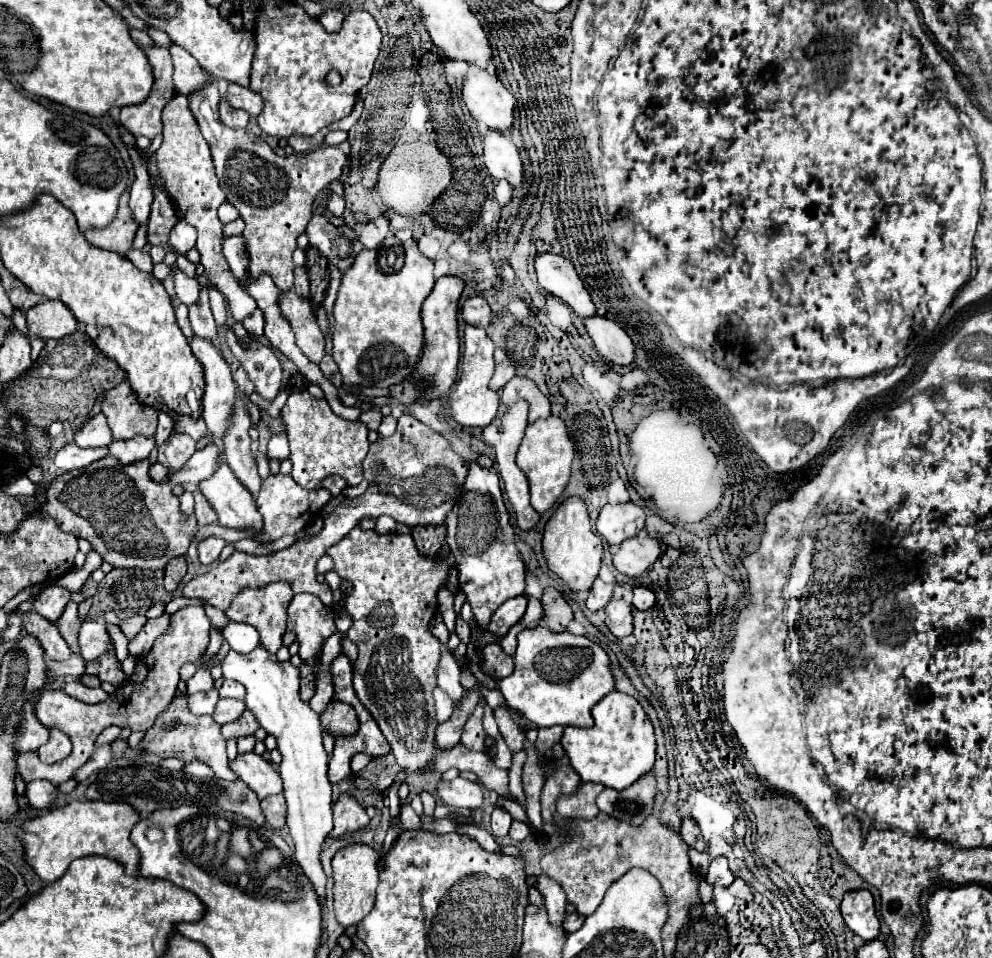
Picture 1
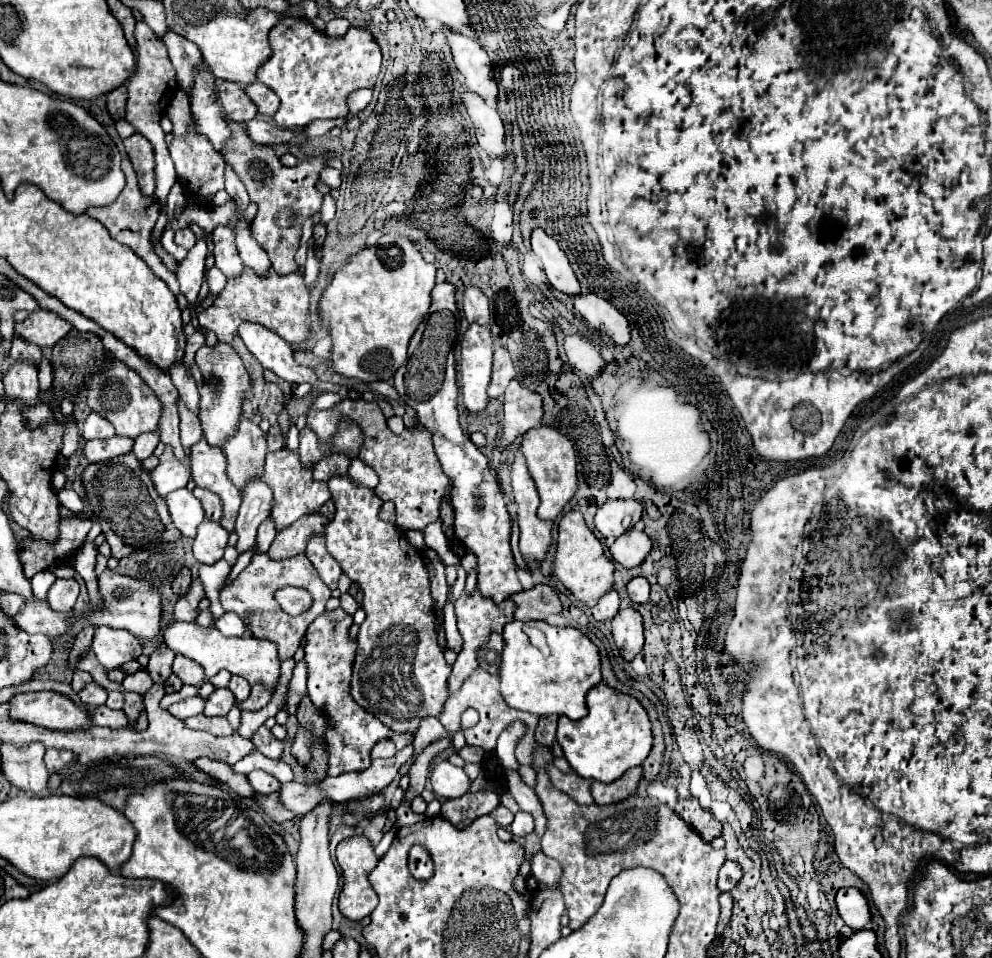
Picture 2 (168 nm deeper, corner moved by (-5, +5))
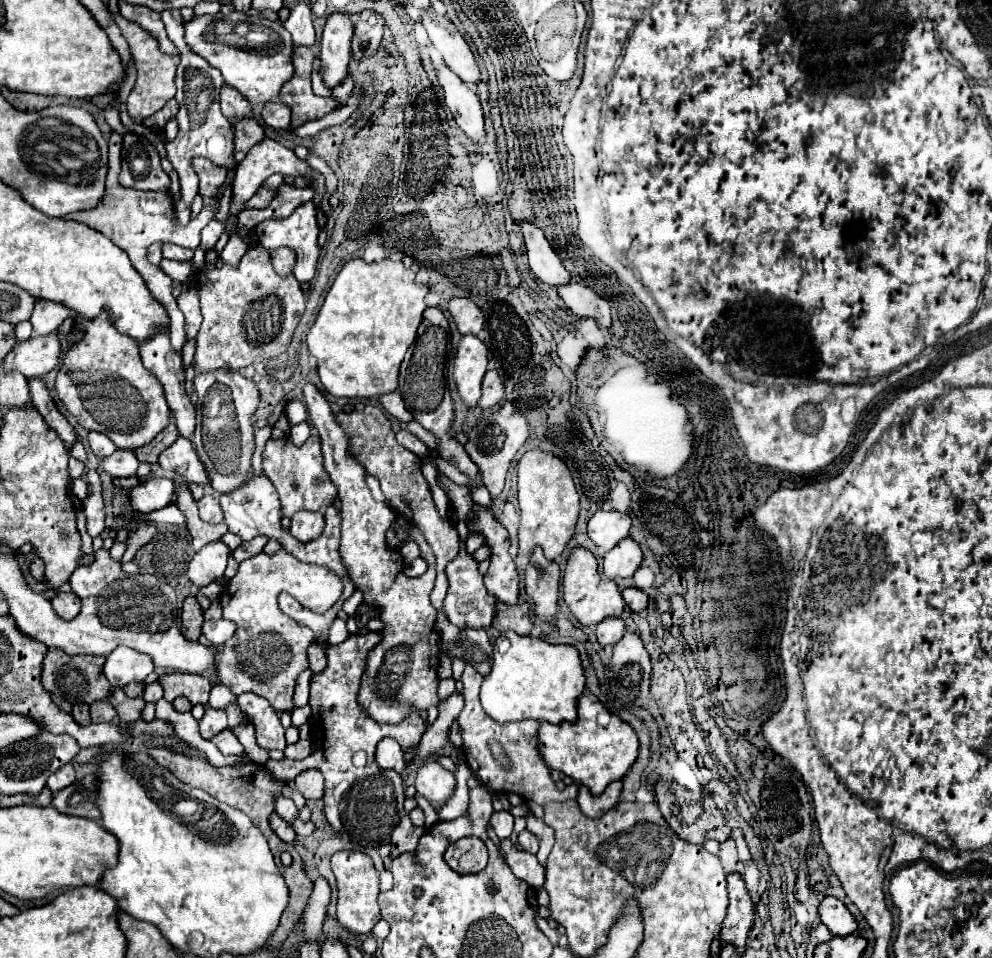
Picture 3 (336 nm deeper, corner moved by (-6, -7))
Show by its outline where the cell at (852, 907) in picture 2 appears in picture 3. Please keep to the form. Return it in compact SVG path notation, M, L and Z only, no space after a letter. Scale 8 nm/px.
M823 898L821 906L819 906L819 914L821 914L821 922L835 934L835 936L849 936L853 932L857 932L857 920L853 918L853 914L847 910L847 906L837 900L837 898Z

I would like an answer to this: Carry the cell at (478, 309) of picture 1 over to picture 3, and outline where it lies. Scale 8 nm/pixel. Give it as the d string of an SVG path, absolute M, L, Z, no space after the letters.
M451 298L449 300L449 312L457 322L457 328L461 334L479 334L483 330L483 312L479 306L473 306L473 300L469 298Z

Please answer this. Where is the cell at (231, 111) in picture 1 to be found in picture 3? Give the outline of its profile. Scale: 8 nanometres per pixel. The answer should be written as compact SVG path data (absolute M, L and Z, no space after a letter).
M223 86L223 92L221 92L221 110L227 118L231 120L241 120L241 118L247 118L253 114L253 108L251 104L231 86Z

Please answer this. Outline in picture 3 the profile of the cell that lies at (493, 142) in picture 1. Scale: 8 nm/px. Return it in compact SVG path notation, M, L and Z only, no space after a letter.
M437 68L439 84L445 90L445 102L453 112L459 128L475 142L481 144L485 140L485 118L477 92L461 82L451 70Z

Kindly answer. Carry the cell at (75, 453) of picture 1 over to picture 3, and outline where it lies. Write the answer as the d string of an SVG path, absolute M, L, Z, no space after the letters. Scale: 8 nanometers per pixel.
M115 450L111 456L101 458L101 470L111 474L113 478L119 476L135 476L139 460L133 450Z

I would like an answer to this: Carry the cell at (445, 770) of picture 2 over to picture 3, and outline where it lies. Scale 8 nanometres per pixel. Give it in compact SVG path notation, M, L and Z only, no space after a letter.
M427 762L417 772L415 788L433 804L445 804L455 792L455 776L439 762Z

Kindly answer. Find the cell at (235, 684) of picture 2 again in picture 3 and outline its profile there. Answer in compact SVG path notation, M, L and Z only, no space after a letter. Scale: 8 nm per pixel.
M241 694L237 698L237 706L241 712L255 724L257 730L257 744L265 750L285 750L285 730L279 722L277 712L271 708L271 704L257 696L257 694Z

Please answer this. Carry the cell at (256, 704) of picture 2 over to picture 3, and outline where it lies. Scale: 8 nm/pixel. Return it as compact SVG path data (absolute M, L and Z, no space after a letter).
M283 548L275 554L259 552L251 556L249 560L243 560L239 564L239 572L227 582L225 592L221 594L223 618L237 622L237 634L233 636L233 640L219 646L223 648L223 660L219 660L219 676L223 676L223 684L229 686L233 694L239 696L243 692L253 692L269 700L275 712L289 712L293 708L295 680L301 670L309 668L307 666L307 646L313 642L313 632L309 628L295 624L295 620L291 620L289 616L281 614L277 606L279 592L287 592L295 596L303 606L307 606L313 612L325 612L341 596L343 584L339 582L339 576L335 576L331 570L323 566L315 566L315 564L305 564Z

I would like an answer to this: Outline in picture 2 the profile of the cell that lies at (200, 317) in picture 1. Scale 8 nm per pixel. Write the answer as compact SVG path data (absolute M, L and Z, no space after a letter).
M216 344L212 348L204 346L196 352L196 366L202 372L202 384L198 388L200 392L200 406L198 416L202 420L202 436L210 446L222 448L222 444L234 436L234 428L238 428L238 420L242 416L242 408L246 402L246 394L252 388L250 376L240 360L240 356L234 352L230 344Z

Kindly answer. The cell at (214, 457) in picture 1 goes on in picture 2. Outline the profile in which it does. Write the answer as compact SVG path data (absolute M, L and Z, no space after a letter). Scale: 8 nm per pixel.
M188 458L178 462L178 460L168 460L168 462L160 462L152 472L150 478L156 486L156 492L160 496L170 494L172 490L184 488L190 480L190 464Z

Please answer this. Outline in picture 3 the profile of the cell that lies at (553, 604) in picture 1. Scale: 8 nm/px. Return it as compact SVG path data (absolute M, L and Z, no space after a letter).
M497 602L497 616L495 616L493 626L499 632L513 630L517 634L529 634L531 628L533 628L533 620L531 620L531 614L529 614L529 604L521 602L521 604L507 606L503 602Z

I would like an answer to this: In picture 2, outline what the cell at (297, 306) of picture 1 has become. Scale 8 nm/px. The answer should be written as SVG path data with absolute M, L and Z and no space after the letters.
M244 266L240 276L228 278L224 290L208 300L206 308L202 308L198 314L198 322L200 328L214 332L218 342L232 342L242 322L256 322L282 336L286 342L300 344L306 342L310 336L310 330L306 326L308 306L310 296L304 284L304 276L300 272L280 276L278 272L274 272L274 268L270 268L266 276L260 276L252 268Z

